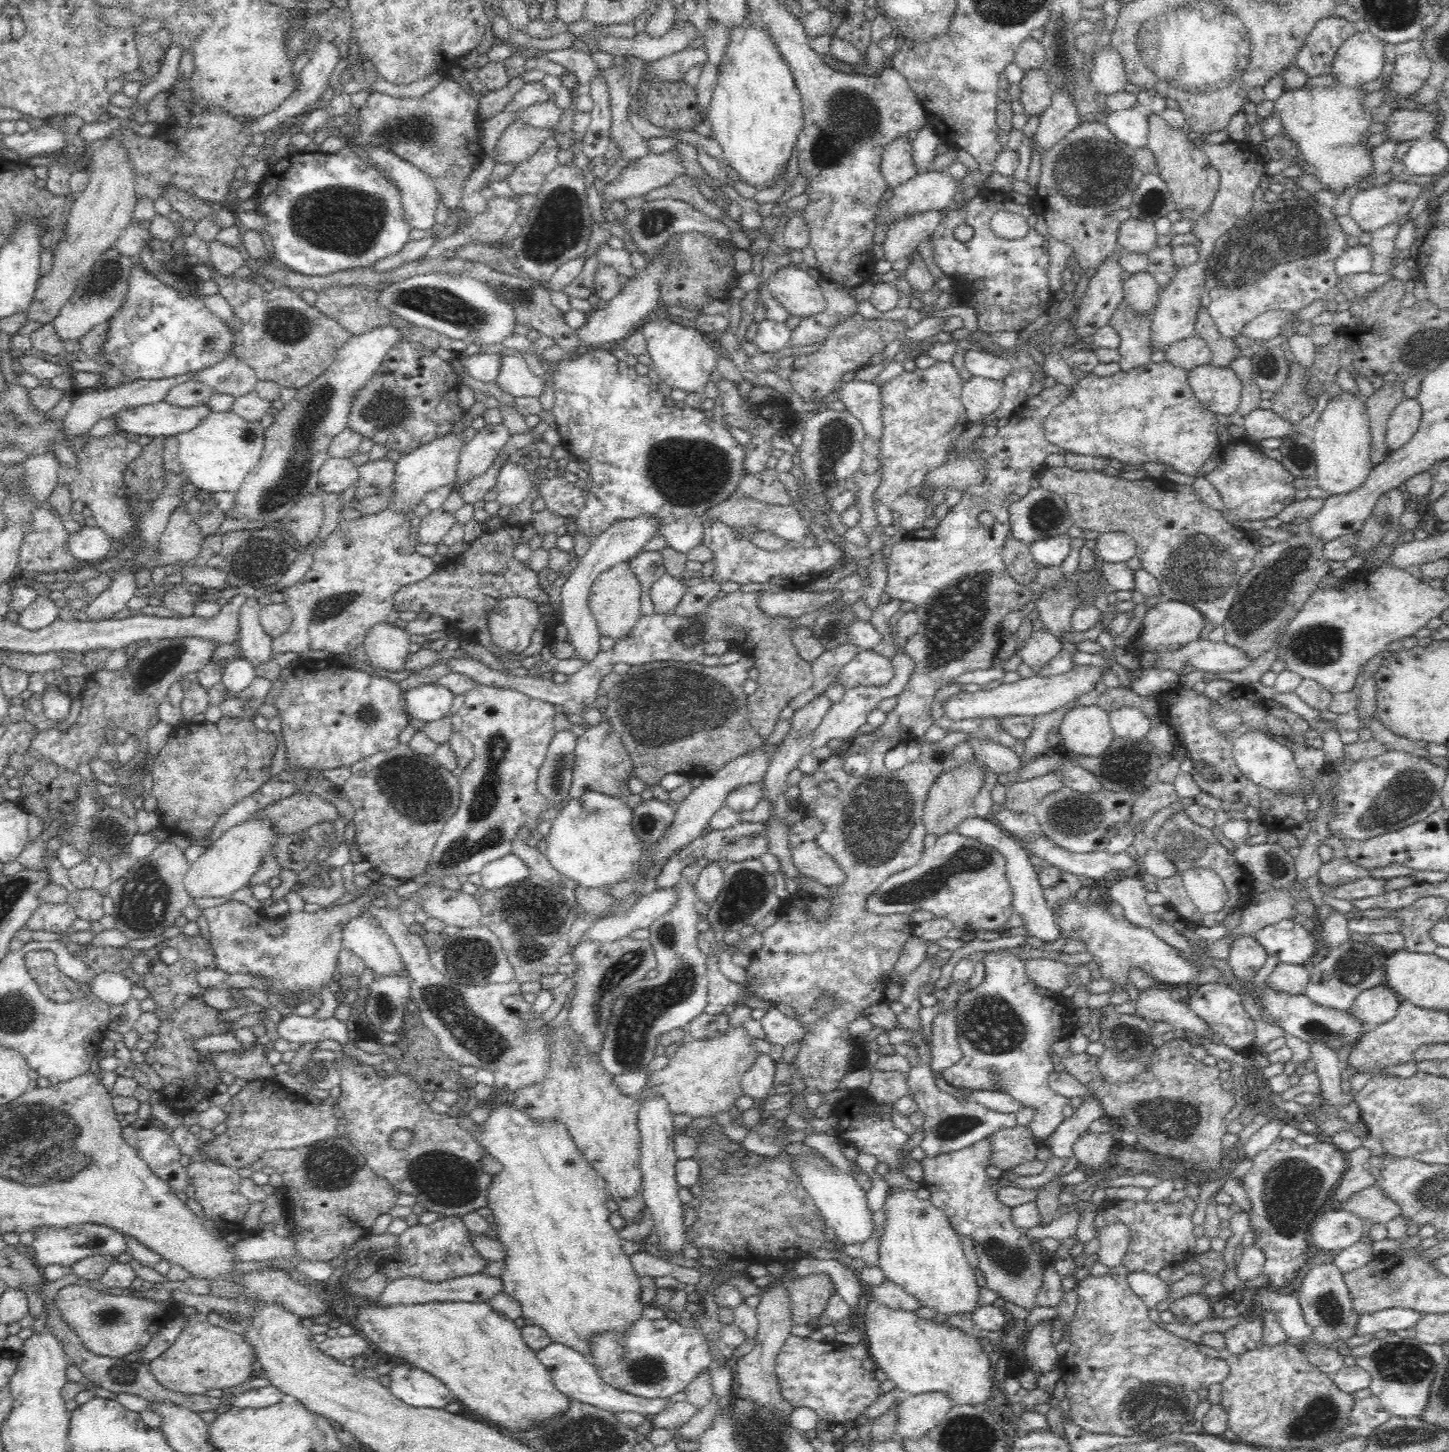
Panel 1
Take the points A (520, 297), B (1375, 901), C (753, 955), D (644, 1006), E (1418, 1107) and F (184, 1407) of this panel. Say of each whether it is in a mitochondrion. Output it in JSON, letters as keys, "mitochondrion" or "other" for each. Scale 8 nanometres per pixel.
{"A":"mitochondrion","B":"other","C":"other","D":"mitochondrion","E":"other","F":"other"}

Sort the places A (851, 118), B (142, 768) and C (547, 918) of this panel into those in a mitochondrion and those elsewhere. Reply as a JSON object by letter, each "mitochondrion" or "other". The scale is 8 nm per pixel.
{"A":"mitochondrion","B":"other","C":"mitochondrion"}

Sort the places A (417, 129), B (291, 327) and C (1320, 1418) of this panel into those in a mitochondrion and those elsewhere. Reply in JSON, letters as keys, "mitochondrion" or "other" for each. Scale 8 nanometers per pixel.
{"A":"mitochondrion","B":"mitochondrion","C":"mitochondrion"}

